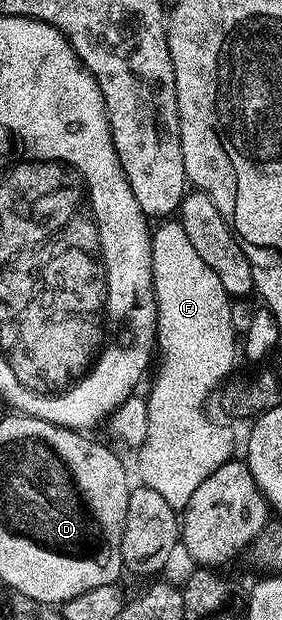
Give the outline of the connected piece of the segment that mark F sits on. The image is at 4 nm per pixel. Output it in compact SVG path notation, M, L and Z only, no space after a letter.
M160 224L163 225L154 229L151 238L151 273L155 279L157 348L163 352L163 366L151 396L146 397L149 430L145 430L145 442L137 448L138 483L157 490L169 506L182 510L193 498L193 490L217 466L232 459L234 453L234 434L219 424L211 424L202 408L207 395L211 391L212 395L236 371L237 333L233 330L231 300L225 286L201 262L183 225Z

